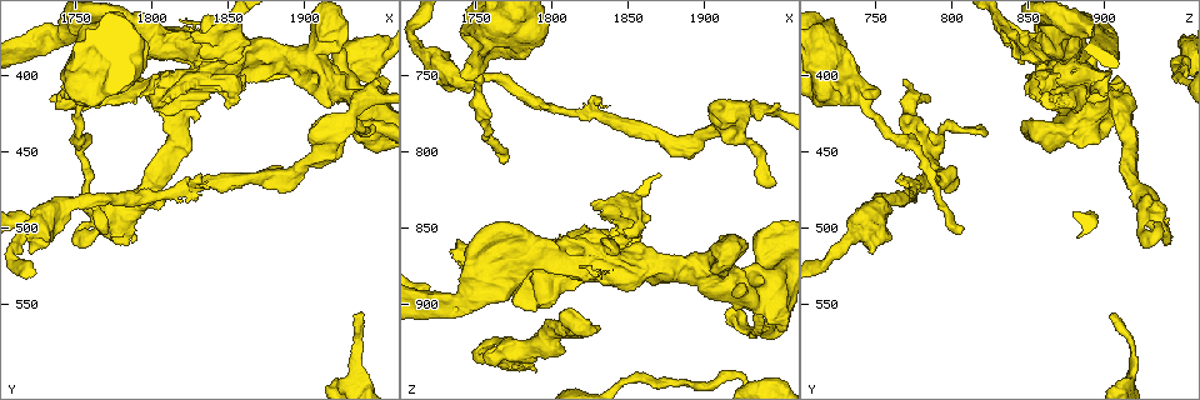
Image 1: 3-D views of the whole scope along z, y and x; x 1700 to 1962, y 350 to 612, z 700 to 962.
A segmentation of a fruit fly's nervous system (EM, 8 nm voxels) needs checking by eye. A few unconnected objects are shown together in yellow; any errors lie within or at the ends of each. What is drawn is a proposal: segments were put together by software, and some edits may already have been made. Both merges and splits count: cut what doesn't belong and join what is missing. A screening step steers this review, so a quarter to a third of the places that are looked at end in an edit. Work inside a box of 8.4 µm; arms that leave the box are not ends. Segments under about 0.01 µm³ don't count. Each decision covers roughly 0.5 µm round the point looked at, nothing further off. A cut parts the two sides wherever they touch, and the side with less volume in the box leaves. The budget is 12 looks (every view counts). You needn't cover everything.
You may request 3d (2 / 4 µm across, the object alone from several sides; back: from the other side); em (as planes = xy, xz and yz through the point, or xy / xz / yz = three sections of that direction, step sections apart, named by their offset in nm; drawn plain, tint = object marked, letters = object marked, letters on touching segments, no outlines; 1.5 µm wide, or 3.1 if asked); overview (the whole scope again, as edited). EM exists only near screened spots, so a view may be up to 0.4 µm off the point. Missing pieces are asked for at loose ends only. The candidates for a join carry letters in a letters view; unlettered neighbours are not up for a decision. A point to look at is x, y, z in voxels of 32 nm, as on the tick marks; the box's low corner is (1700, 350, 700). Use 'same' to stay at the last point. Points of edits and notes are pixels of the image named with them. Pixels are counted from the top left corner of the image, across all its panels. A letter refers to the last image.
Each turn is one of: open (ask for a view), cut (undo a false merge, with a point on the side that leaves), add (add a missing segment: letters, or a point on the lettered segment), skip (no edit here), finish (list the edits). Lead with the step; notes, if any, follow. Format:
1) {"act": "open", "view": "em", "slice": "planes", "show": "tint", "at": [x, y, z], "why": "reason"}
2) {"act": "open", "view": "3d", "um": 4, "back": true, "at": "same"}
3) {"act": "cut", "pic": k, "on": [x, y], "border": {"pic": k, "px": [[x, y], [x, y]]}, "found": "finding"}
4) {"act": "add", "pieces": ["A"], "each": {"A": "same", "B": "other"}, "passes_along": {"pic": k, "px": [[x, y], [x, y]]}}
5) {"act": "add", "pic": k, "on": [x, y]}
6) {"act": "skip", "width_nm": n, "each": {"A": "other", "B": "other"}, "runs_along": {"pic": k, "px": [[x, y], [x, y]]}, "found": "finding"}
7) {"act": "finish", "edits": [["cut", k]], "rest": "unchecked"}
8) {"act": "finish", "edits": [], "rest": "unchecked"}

{"act": "open", "view": "3d", "um": 4, "at": [1782, 510, 942], "why": "branch stops here"}

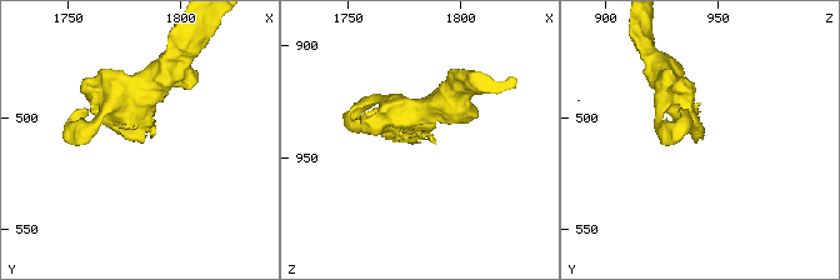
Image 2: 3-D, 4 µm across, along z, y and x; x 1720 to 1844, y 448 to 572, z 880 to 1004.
{"act": "open", "view": "em", "slice": "planes", "show": "plain", "at": [1782, 512, 941]}

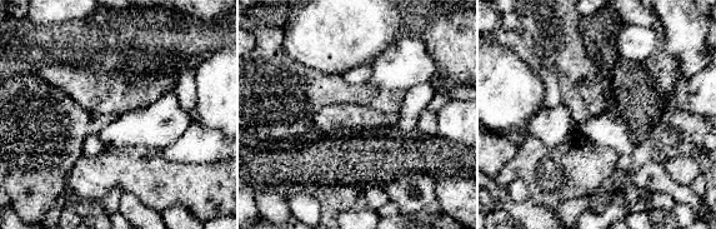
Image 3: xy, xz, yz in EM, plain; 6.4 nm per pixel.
{"act": "open", "view": "em", "slice": "planes", "show": "letters", "at": "same", "why": "see the neighbours"}

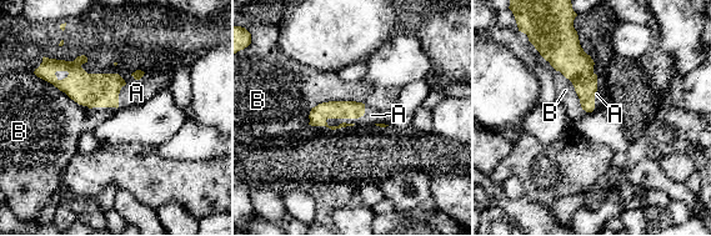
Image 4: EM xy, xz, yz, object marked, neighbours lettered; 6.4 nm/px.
{"act": "add", "pieces": ["A"], "each": {"A": "same", "B": "other"}, "passes_along": {"pic": 4, "px": [[318, 116], [348, 118], [371, 115]]}, "found": "the neuron continues"}

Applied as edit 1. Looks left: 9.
{"act": "open", "view": "em", "slice": "yz", "step": 8, "show": "tint", "at": [1738, 414, 858], "why": "free end"}

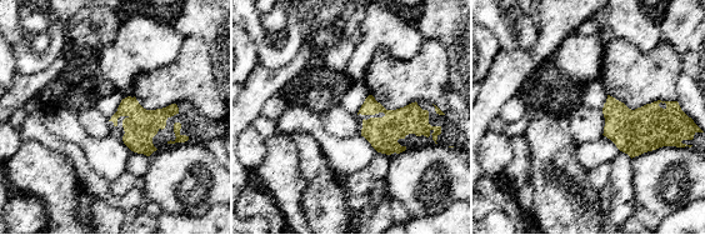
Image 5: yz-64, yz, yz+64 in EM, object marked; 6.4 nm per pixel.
{"act": "open", "view": "em", "slice": "planes", "show": "letters", "at": "same"}

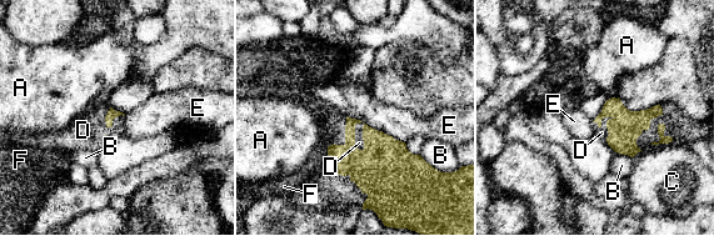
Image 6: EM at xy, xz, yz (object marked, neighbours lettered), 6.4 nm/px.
{"act": "add", "pieces": ["D"], "each": {"A": "other", "B": "other", "C": "other", "D": "same", "E": "other", "F": "other"}, "passes_along": {"pic": 6, "px": [[385, 167], [363, 136], [359, 142]]}, "found": "the neuron continues"}

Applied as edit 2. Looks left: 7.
{"act": "open", "view": "overview"}

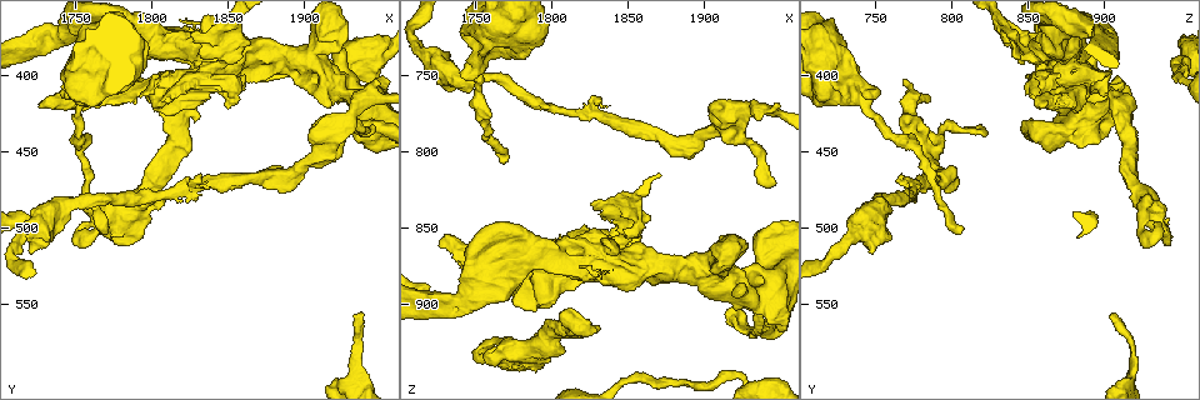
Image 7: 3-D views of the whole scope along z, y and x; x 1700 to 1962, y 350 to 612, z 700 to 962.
{"act": "open", "view": "3d", "um": 4, "at": [1846, 390, 864], "why": "touches itself"}

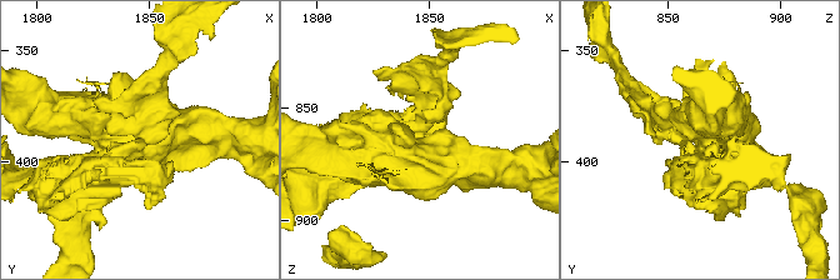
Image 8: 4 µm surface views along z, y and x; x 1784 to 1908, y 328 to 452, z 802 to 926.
{"act": "open", "view": "em", "slice": "planes", "show": "letters", "at": [1846, 391, 866], "why": "now the EM"}

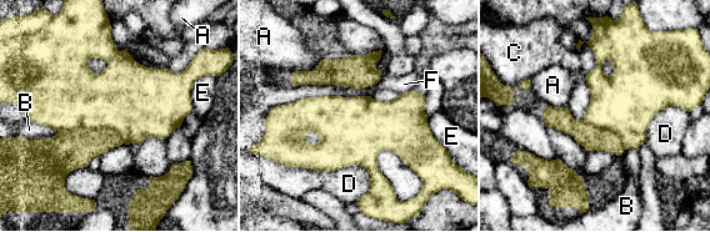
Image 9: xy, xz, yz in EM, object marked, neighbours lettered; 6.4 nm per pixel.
{"act": "cut", "pic": 9, "on": [66, 151], "each": {"A": "other", "B": "other", "C": "other", "D": "other", "E": "other", "F": "other"}, "found": "two neurons meet here"}

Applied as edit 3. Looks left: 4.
{"act": "open", "view": "em", "slice": "planes", "show": "letters", "at": [1936, 556, 904], "why": "an open end"}

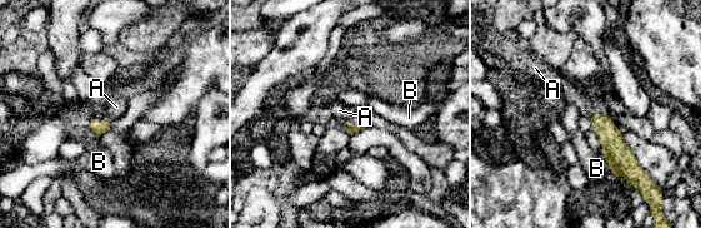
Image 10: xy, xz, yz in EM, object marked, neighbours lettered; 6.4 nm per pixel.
{"act": "add", "pieces": ["A"], "each": {"A": "same", "B": "other"}, "passes_along": {"pic": 10, "px": [[98, 127], [101, 120], [116, 107]]}, "found": "it goes on there"}

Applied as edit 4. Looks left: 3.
{"act": "open", "view": "overview", "why": "redraw"}

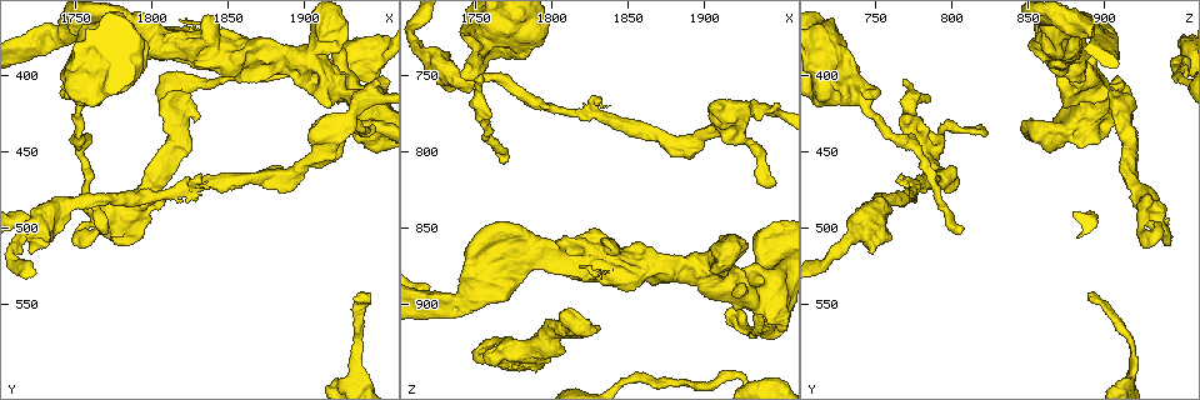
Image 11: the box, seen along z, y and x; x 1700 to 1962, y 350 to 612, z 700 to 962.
{"act": "open", "view": "em", "slice": "planes", "show": "letters", "at": [1768, 504, 806]}

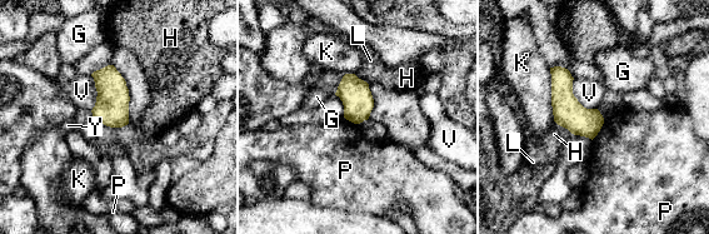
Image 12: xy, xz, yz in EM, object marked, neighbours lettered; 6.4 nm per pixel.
{"act": "skip", "each": {"G": "other", "H": "other", "K": "other", "L": "other", "P": "other", "V": "other", "Y": "other"}, "found": "none of them fits"}

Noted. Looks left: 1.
{"act": "finish", "edits": [["add", 4], ["add", 6], ["cut", 9], ["add", 10]], "rest": "unchecked"}

